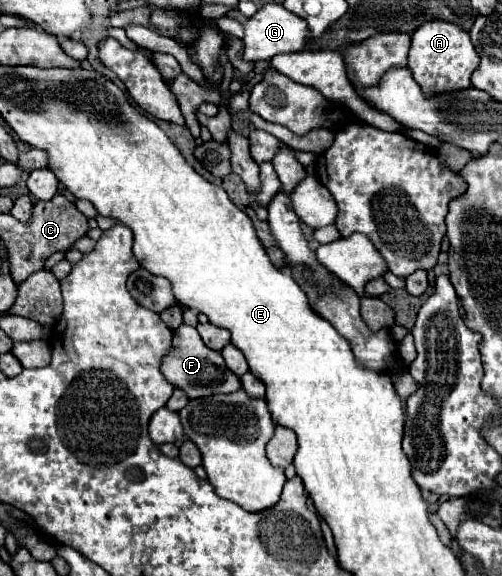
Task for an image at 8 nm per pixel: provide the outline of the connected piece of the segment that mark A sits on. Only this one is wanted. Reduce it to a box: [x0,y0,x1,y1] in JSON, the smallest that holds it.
[408,19,478,95]

